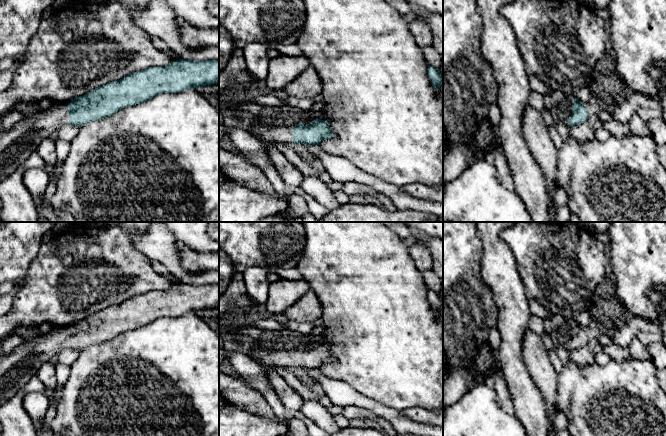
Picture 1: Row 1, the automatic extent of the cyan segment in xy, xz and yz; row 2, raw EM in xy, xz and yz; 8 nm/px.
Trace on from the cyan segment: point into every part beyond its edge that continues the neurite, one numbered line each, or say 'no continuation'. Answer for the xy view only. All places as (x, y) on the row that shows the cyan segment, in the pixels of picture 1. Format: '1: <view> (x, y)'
1: xy (17, 143)

